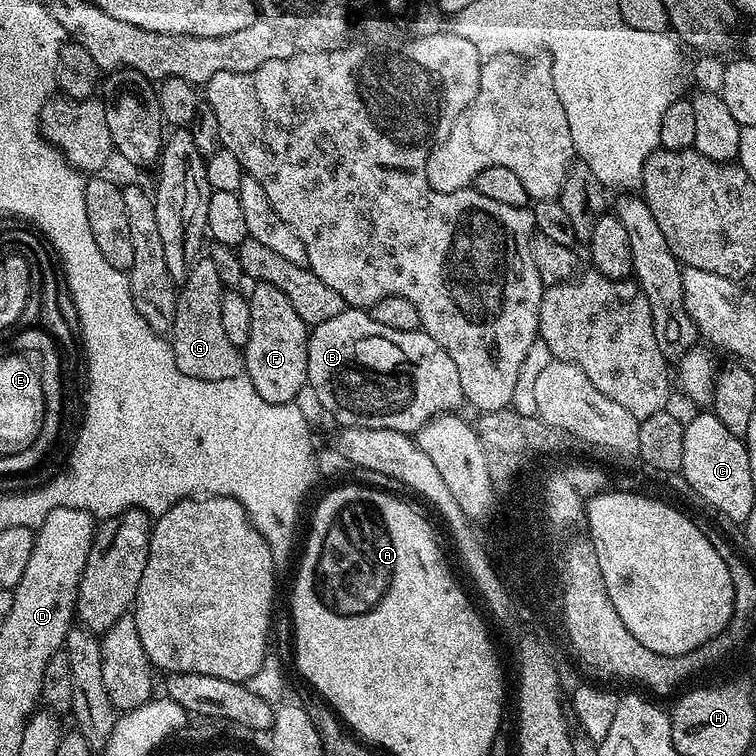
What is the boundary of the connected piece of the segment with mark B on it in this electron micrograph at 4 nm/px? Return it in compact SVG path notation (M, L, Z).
M351 306L345 307L338 318L330 318L326 322L315 325L311 329L308 338L308 384L316 391L316 396L320 399L320 404L336 420L341 420L340 424L353 428L385 428L405 432L407 434L419 433L427 423L430 423L436 416L452 414L457 411L459 404L465 403L464 391L462 390L462 378L458 374L458 366L454 366L454 358L450 358L447 350L440 345L433 336L421 330L418 332L407 332L406 330L390 330L390 326L382 326L382 322L374 322L367 311Z

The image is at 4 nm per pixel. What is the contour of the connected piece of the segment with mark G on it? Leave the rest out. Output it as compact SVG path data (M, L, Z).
M197 258L192 261L178 288L176 317L170 333L174 362L182 374L199 380L232 380L244 372L241 349L226 338L222 326L222 298L226 285L220 281L220 268L212 260Z

